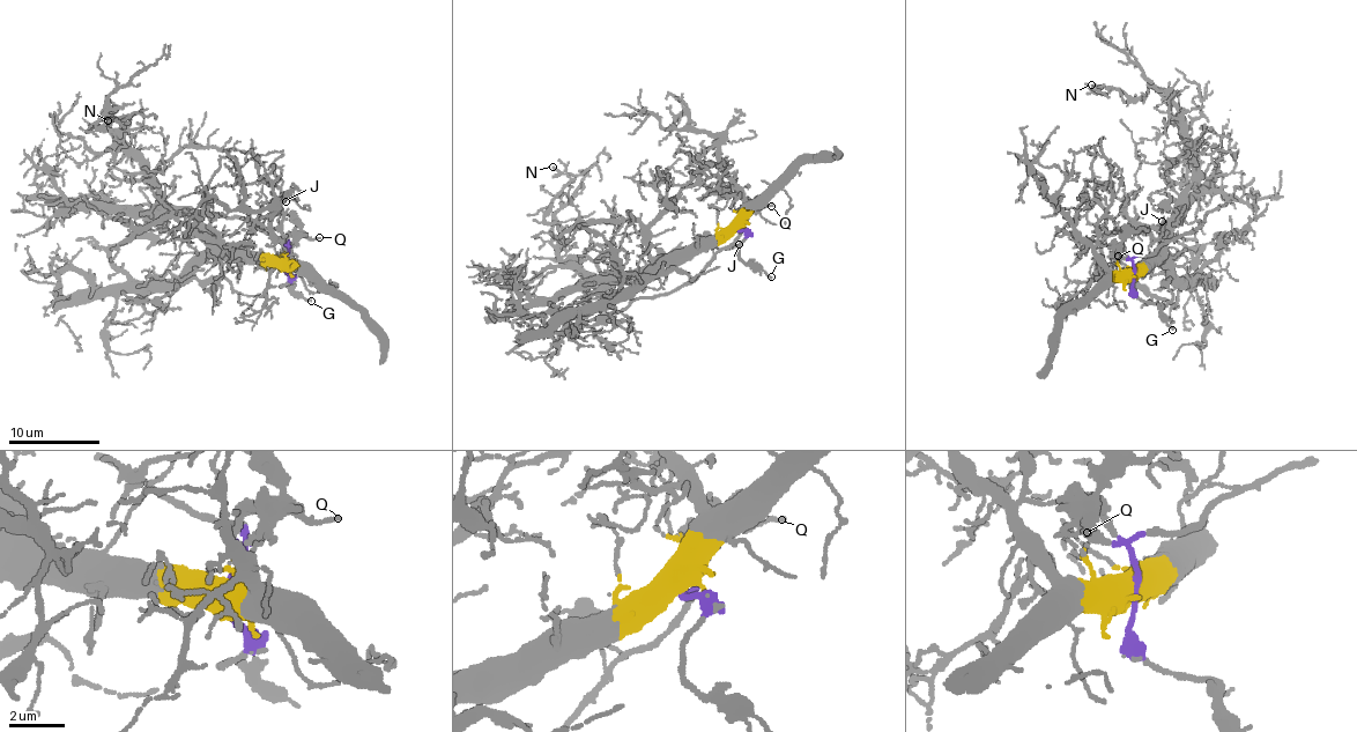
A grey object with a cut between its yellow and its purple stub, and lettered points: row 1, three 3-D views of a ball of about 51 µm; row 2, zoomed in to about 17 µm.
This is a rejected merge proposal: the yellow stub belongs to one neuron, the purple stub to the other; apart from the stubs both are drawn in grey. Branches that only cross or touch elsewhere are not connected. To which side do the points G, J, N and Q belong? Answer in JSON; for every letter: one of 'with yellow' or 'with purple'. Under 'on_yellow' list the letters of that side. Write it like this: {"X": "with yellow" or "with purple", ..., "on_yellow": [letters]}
{"G": "with purple", "J": "with yellow", "N": "with yellow", "Q": "with purple", "on_yellow": ["J", "N"]}

